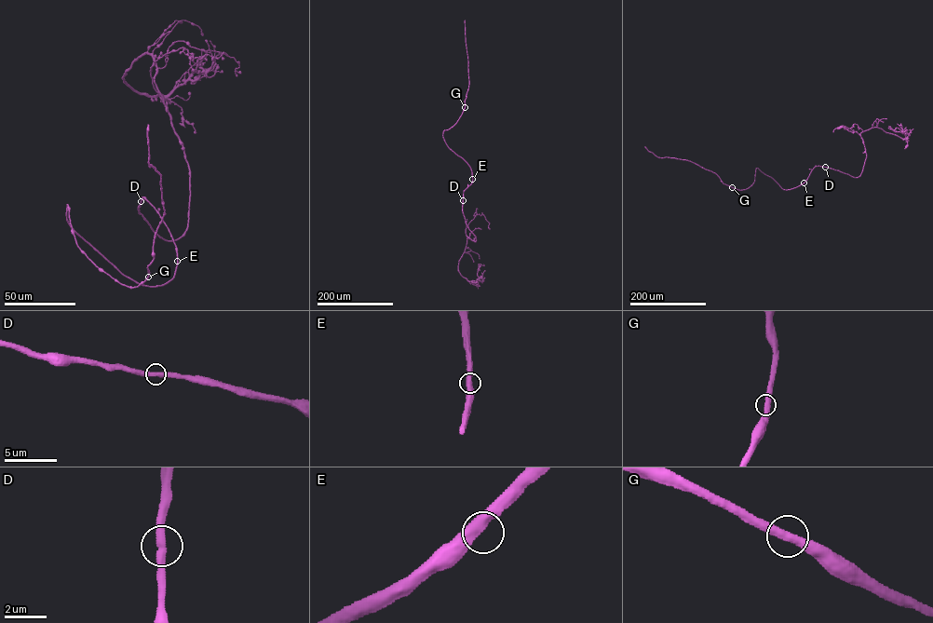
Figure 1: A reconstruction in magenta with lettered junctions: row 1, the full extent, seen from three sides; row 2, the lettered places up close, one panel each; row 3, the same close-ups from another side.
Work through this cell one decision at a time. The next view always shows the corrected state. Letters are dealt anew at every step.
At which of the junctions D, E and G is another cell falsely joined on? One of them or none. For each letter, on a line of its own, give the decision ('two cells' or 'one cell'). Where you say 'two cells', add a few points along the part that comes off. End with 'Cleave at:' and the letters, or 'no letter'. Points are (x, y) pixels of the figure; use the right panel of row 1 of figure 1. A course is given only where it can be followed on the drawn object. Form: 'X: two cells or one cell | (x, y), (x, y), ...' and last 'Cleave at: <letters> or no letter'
D: one cell
E: one cell
G: one cell
Cleave at: no letter

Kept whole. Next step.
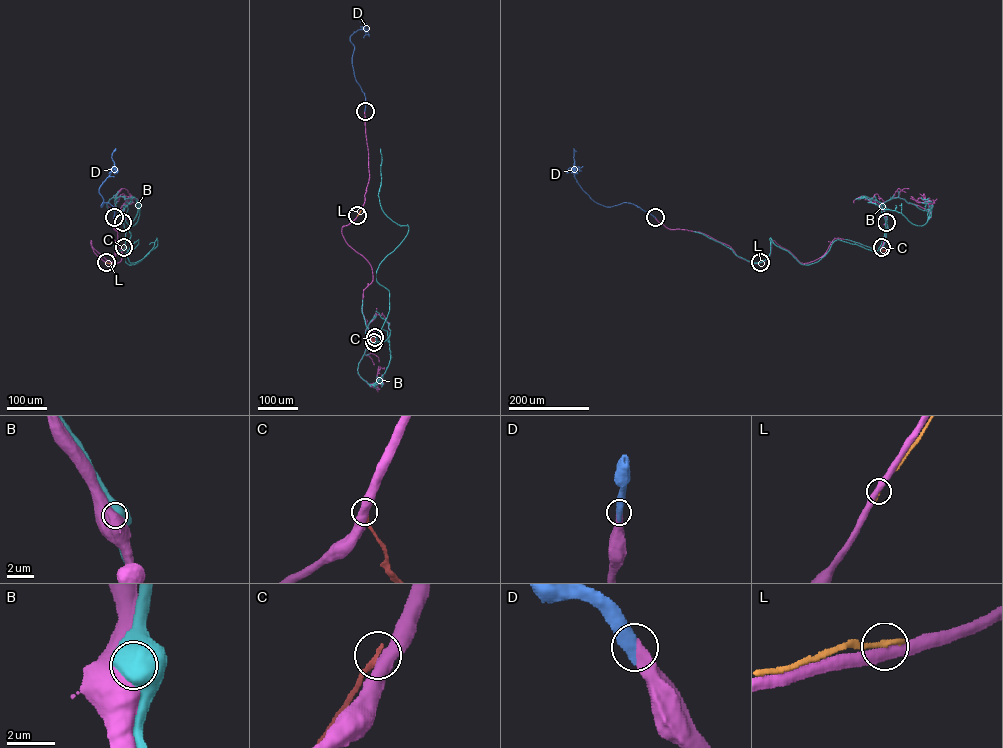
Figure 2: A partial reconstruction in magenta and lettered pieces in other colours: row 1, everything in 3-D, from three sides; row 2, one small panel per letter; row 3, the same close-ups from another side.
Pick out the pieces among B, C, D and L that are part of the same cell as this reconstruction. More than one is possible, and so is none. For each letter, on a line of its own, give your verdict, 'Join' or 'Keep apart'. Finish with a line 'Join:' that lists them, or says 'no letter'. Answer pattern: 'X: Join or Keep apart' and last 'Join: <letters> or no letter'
B: Keep apart
C: Keep apart
D: Join
L: Keep apart
Join: D

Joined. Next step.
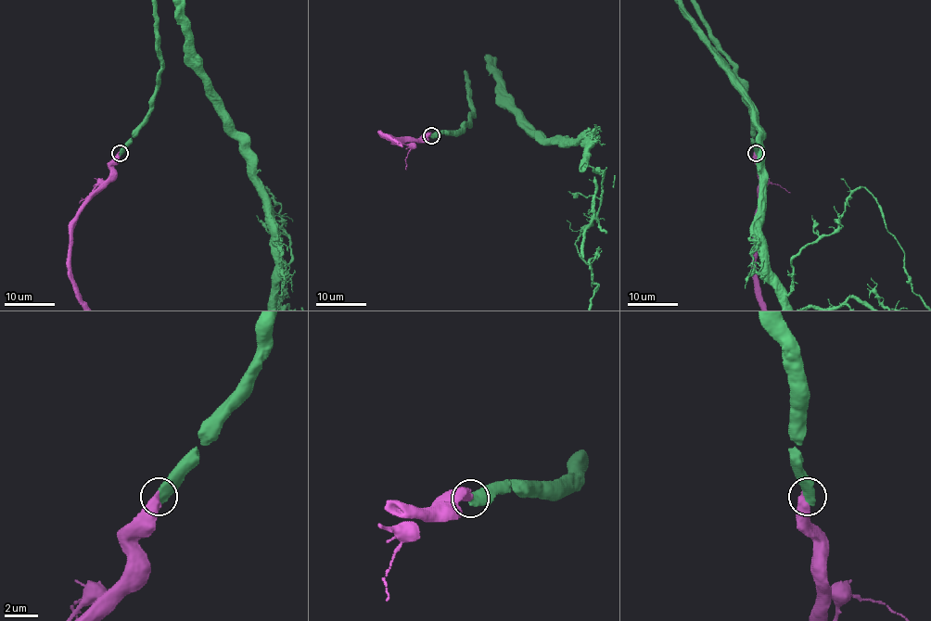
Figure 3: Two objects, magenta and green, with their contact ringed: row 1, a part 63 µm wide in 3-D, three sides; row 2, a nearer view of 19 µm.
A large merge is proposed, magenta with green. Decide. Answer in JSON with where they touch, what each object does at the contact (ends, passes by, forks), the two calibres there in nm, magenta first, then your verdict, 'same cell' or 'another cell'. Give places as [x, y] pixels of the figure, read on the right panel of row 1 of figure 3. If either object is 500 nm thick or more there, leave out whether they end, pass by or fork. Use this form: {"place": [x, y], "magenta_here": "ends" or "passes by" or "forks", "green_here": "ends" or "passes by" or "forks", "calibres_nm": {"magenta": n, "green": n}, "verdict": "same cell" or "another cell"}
{"place": [756, 153], "calibres_nm": {"magenta": 550, "green": 600}, "verdict": "same cell"}

